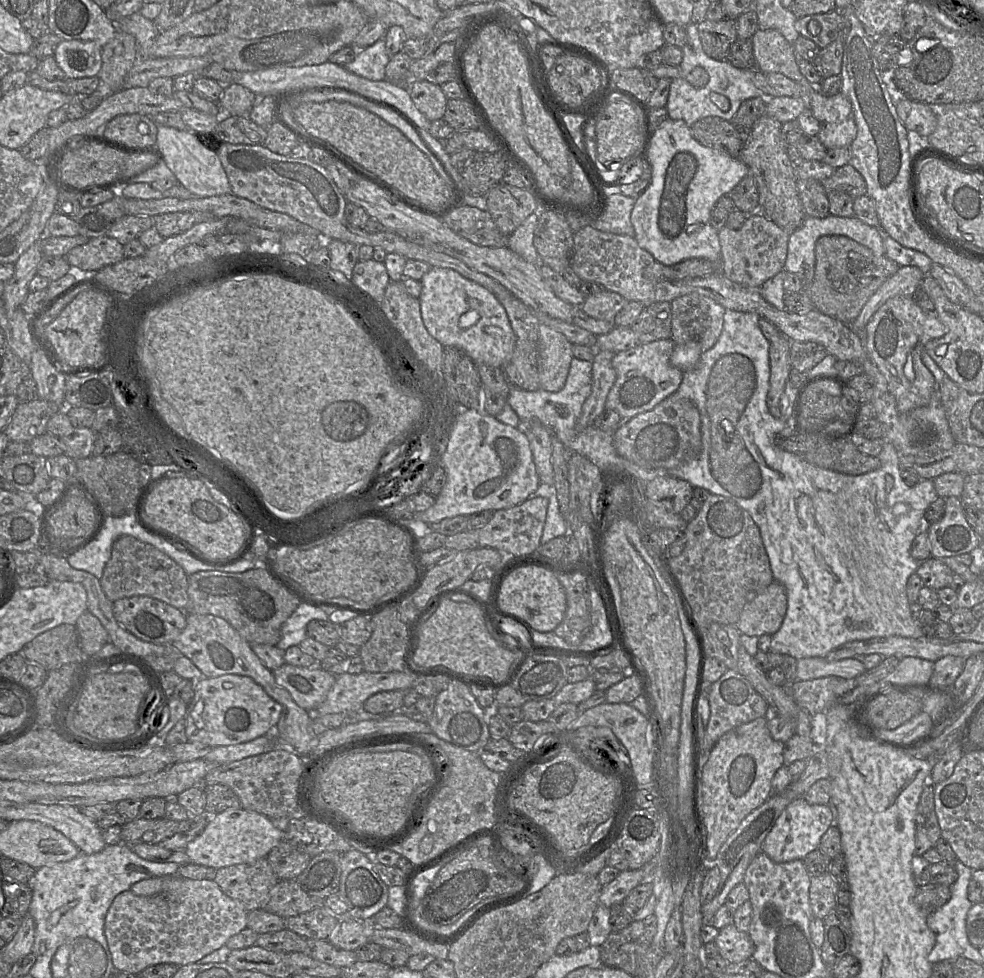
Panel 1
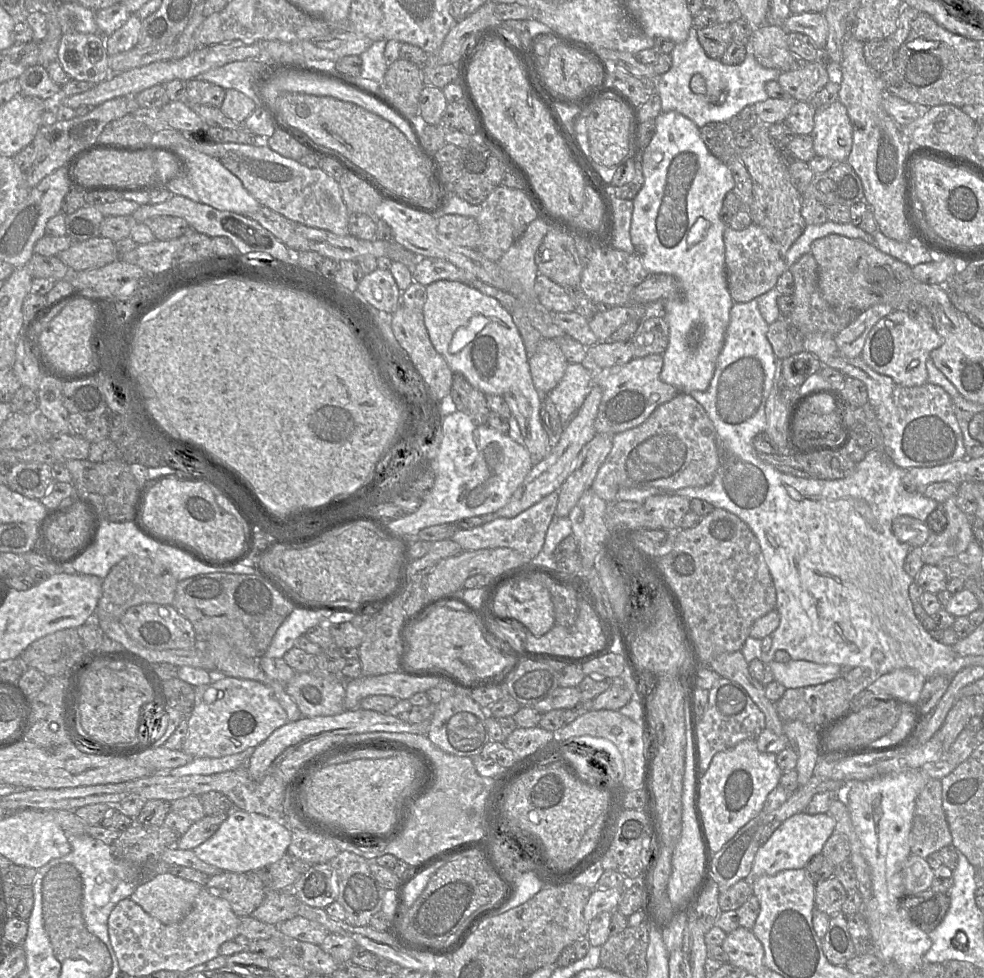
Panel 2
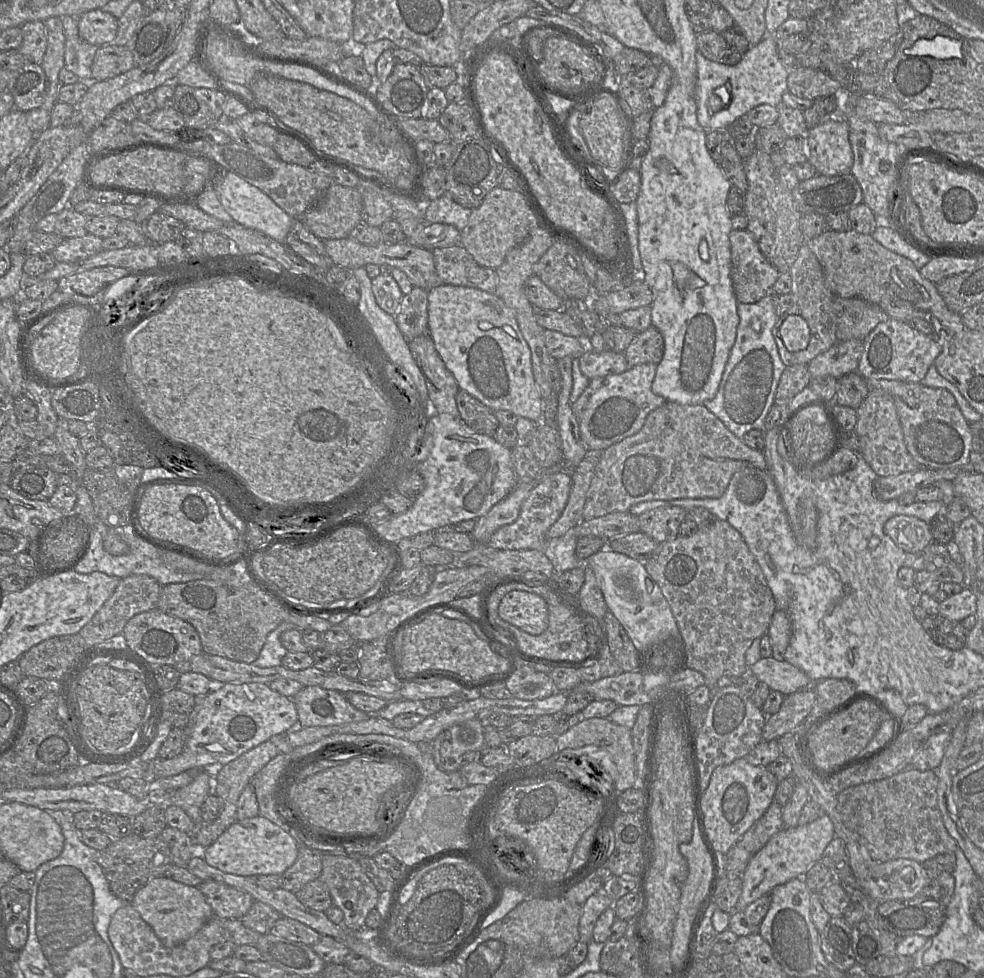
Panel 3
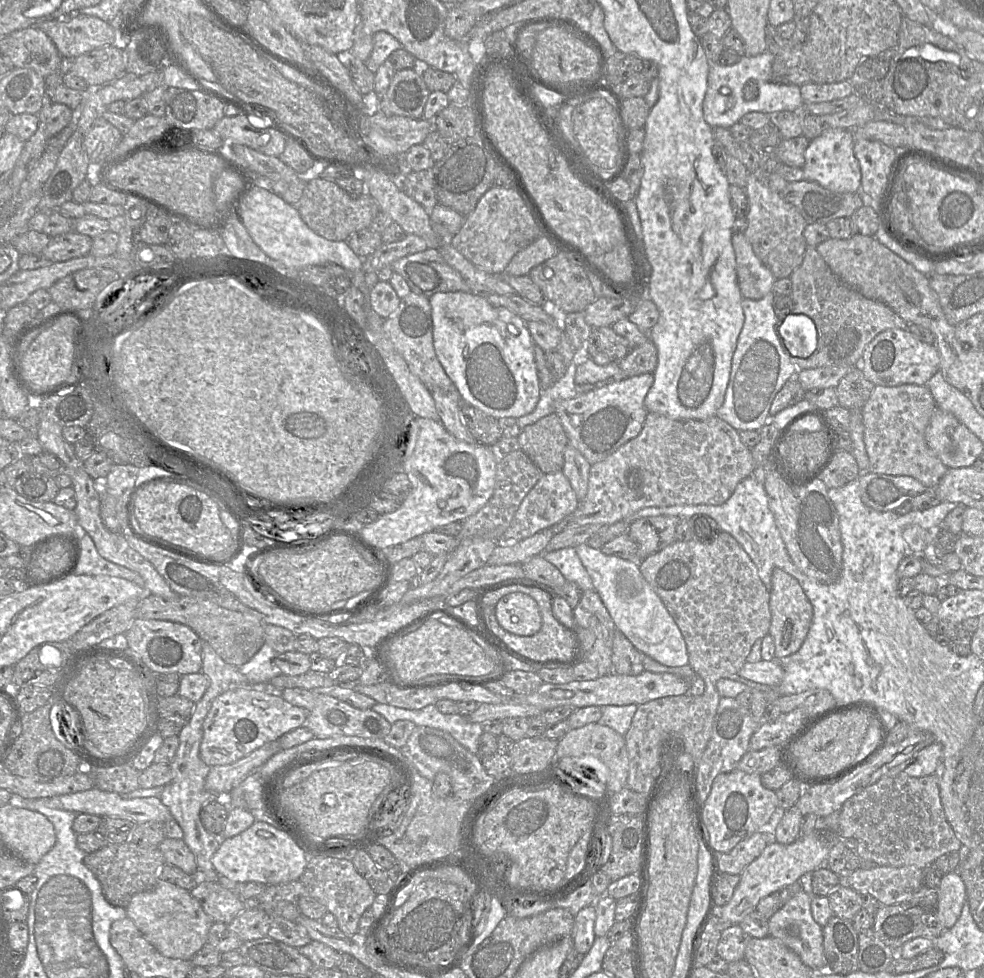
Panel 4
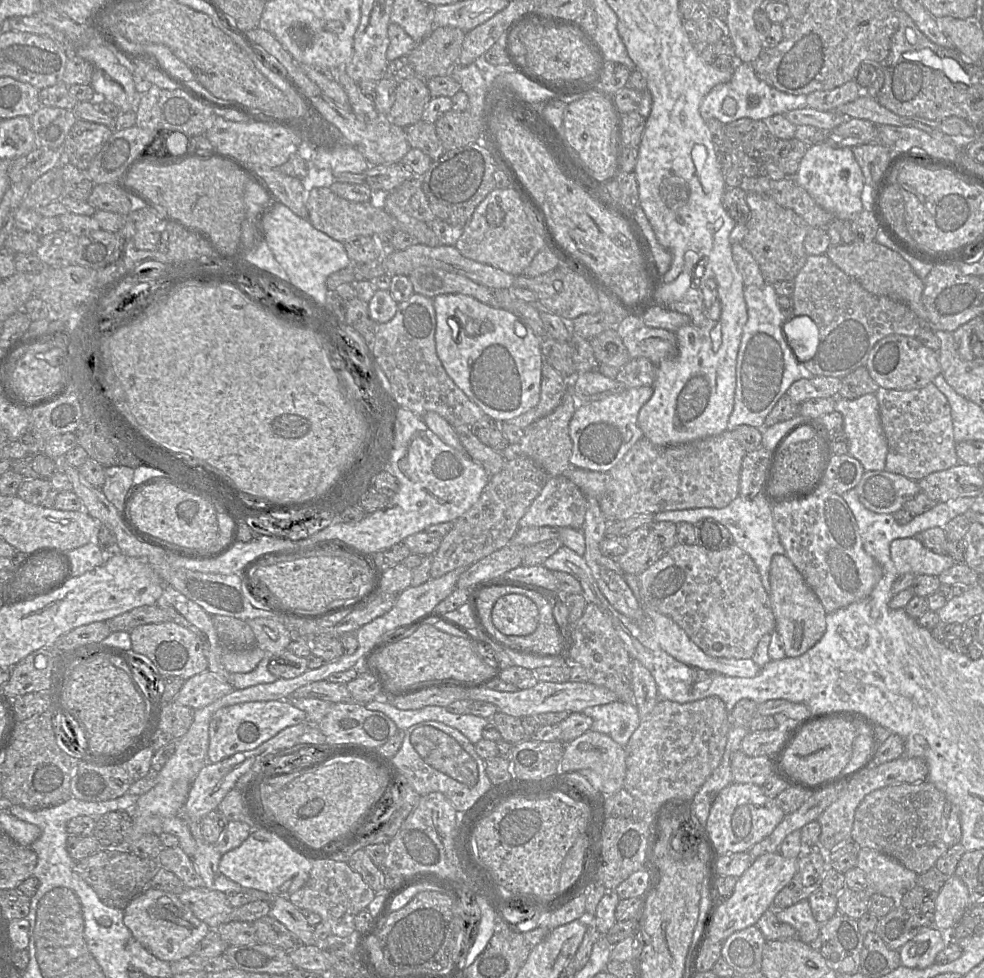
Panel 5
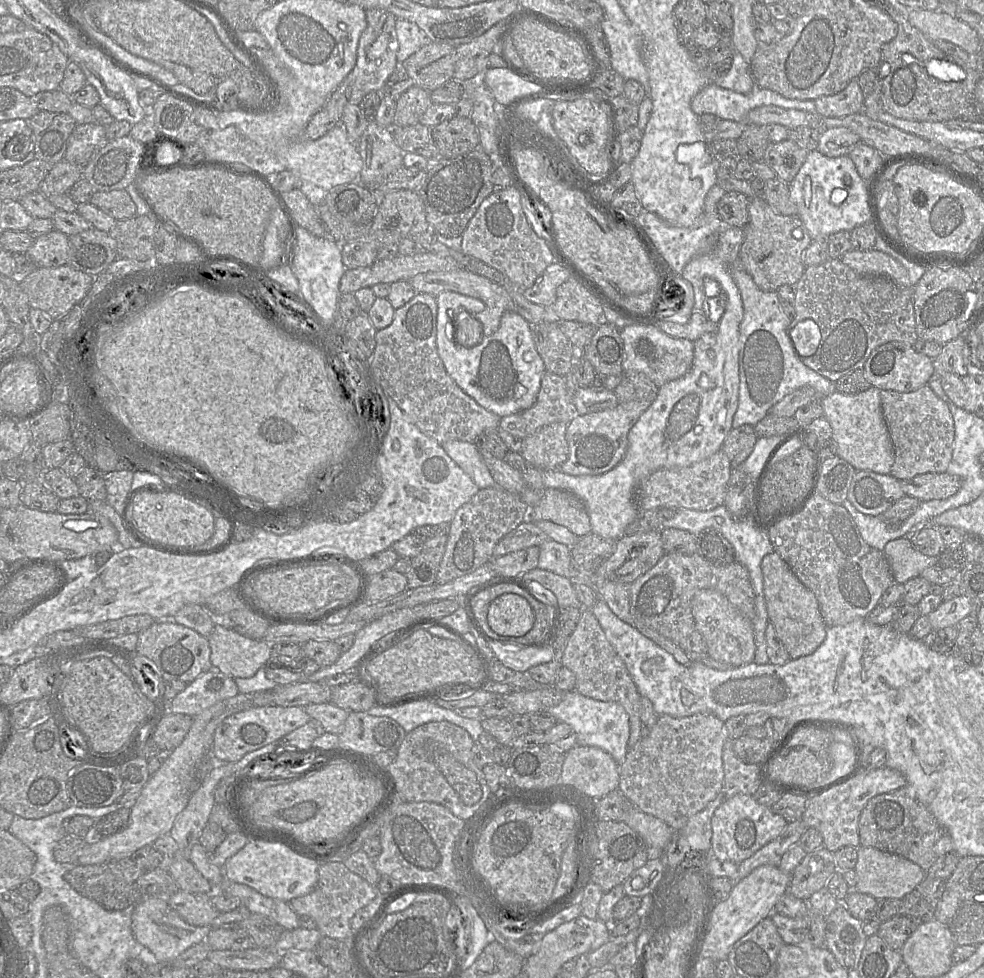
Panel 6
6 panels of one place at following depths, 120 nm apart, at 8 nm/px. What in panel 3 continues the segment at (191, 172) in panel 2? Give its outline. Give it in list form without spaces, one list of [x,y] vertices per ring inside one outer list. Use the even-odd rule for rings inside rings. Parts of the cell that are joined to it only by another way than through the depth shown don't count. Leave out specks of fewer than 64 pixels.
[[[225,171],[223,177],[215,184],[215,191],[222,206],[234,222],[245,228],[259,231],[285,244],[287,235],[295,219],[275,204],[264,192],[229,171]]]

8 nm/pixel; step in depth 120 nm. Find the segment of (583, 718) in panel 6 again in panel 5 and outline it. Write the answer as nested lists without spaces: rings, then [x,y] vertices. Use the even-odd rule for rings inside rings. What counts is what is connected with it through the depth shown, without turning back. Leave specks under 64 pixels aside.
[[[621,701],[588,707],[582,713],[593,720],[592,731],[608,735],[623,748],[640,724],[635,704]]]

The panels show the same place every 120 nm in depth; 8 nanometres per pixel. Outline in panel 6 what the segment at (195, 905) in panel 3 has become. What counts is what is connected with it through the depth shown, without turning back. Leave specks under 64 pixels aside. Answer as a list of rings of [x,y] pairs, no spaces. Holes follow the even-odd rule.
[[[147,897],[132,910],[131,929],[135,939],[157,962],[172,962],[193,945],[205,941],[210,927],[193,926],[184,921],[168,904],[169,897]]]

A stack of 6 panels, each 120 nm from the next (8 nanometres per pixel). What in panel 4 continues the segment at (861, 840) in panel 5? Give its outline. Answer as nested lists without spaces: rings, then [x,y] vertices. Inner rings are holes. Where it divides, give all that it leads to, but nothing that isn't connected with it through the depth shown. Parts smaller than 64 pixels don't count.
[[[936,774],[924,777],[886,775],[849,798],[840,809],[839,838],[853,838],[856,841],[856,854],[862,865],[915,866],[924,869],[940,856],[959,851],[962,843],[948,823],[941,803],[939,779]]]

